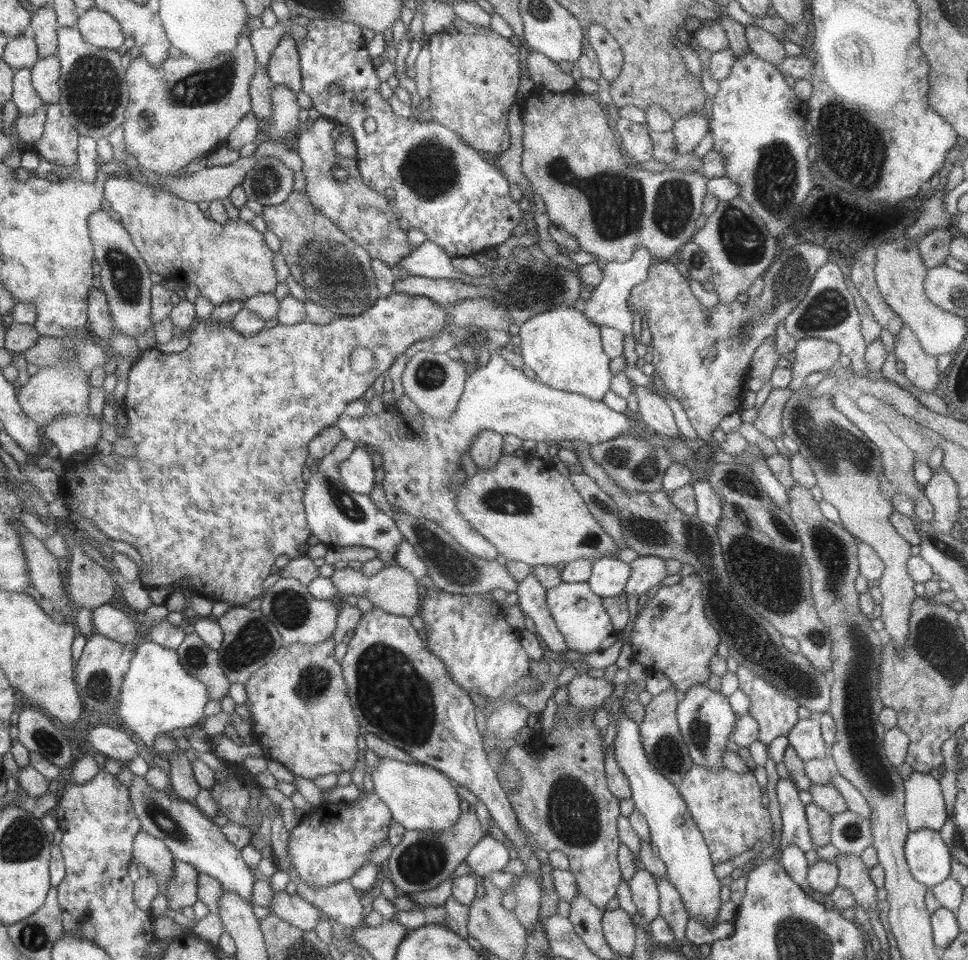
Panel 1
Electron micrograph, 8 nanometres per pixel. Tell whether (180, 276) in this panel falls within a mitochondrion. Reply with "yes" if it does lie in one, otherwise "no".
no

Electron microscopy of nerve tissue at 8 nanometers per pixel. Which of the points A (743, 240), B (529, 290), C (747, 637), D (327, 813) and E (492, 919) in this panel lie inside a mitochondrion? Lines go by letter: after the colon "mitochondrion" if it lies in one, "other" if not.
A: mitochondrion
B: mitochondrion
C: mitochondrion
D: other
E: mitochondrion

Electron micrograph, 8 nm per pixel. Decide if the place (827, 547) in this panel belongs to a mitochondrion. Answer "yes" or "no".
yes

